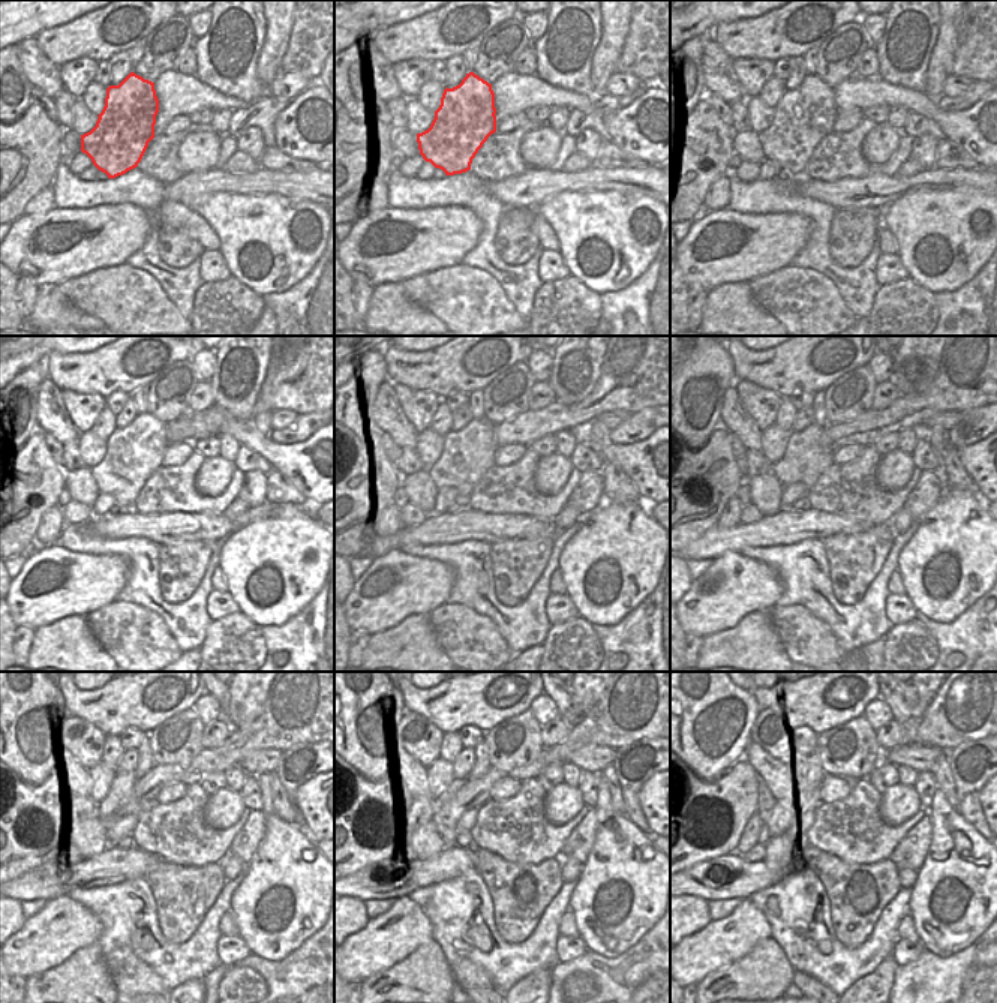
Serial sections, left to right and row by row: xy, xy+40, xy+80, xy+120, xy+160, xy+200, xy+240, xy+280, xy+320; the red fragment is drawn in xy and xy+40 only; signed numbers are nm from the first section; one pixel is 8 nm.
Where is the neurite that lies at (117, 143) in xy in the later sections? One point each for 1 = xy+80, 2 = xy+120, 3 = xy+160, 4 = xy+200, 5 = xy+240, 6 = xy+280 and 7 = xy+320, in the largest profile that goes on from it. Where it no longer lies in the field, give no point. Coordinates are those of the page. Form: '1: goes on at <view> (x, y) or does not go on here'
1: goes on at xy+80 (805, 116)
2: goes on at xy+120 (135, 452)
3: goes on at xy+160 (468, 453)
4: goes on at xy+200 (804, 459)
5: goes on at xy+240 (120, 801)
6: goes on at xy+280 (456, 784)
7: goes on at xy+320 (772, 823)

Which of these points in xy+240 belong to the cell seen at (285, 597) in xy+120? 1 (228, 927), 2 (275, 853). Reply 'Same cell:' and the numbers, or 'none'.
Same cell: 2

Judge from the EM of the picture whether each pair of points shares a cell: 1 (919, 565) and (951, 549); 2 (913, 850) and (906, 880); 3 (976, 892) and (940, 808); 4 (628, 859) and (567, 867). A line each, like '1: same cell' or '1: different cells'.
1: same cell
2: different cells
3: same cell
4: different cells

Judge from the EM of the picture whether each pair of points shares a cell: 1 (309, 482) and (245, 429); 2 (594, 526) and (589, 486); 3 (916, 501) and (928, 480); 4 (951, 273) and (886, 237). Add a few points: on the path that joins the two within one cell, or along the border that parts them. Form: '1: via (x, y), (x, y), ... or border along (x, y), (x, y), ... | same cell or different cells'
1: via (294, 465), (261, 446) | same cell
2: border along (604, 502), (580, 514) | different cells
3: via (921, 497), (928, 485) | same cell
4: border along (882, 222), (892, 234), (898, 252) | different cells

